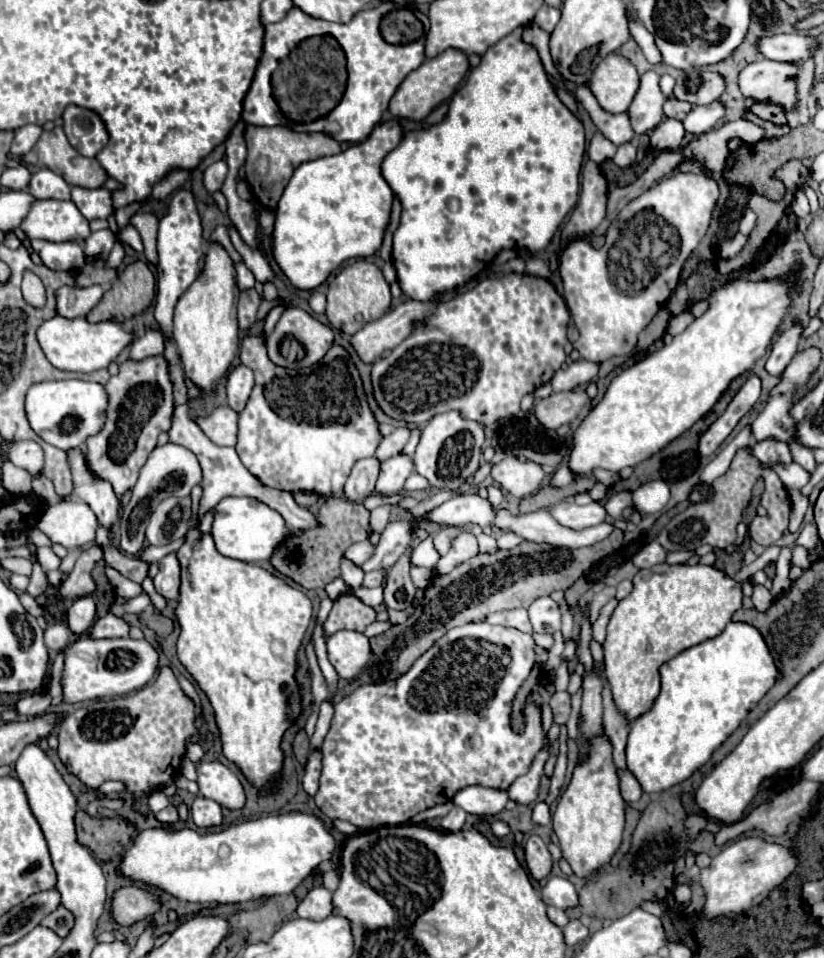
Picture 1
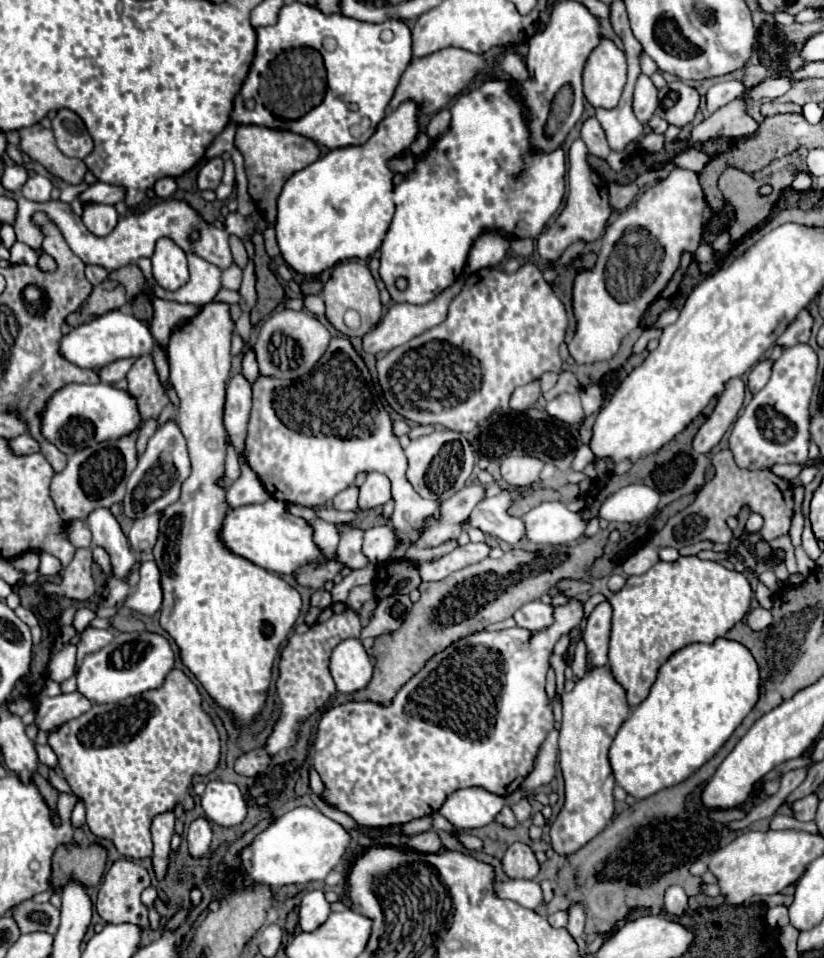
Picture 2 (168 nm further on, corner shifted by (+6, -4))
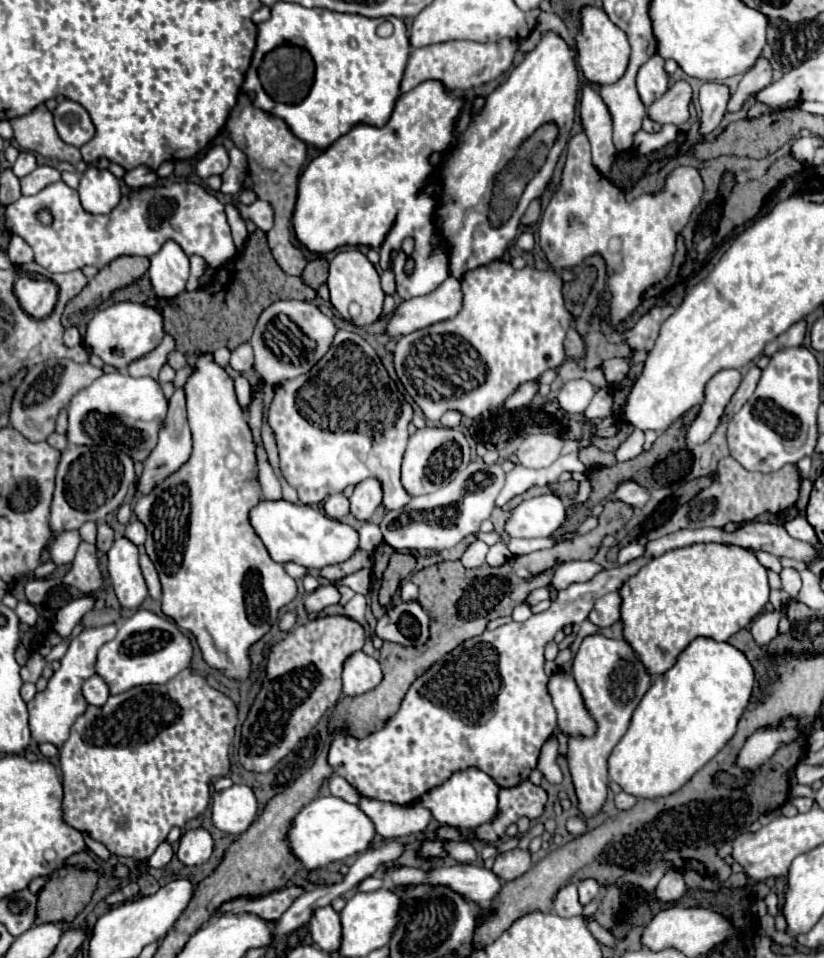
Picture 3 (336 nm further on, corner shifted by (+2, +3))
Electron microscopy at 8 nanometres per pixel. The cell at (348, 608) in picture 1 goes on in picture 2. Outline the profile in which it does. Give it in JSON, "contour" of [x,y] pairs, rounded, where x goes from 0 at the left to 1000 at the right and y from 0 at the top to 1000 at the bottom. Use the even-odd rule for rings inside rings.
{"contour":[[[405,628],[396,637],[391,637],[391,641],[374,656],[374,660],[357,662],[350,668],[350,672],[347,672],[347,676],[342,678],[342,685],[340,685],[340,706],[337,706],[337,712],[335,712],[335,722],[337,722],[337,727],[342,731],[342,747],[335,754],[333,764],[325,770],[323,781],[294,787],[286,793],[284,804],[289,808],[311,810],[311,808],[320,806],[325,802],[325,797],[328,797],[328,789],[333,789],[335,785],[340,785],[340,783],[345,783],[345,781],[357,777],[359,760],[362,760],[364,749],[371,749],[379,743],[393,739],[396,733],[408,724],[408,716],[405,716],[405,710],[403,710],[400,699],[398,699],[400,681],[415,668],[434,666],[437,658],[439,658],[439,653],[437,653],[437,645],[434,645],[432,637],[427,637],[422,630]]]}

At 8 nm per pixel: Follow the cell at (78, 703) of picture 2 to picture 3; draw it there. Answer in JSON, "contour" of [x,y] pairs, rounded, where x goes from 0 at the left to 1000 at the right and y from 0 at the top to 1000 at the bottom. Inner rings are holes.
{"contour":[[[112,705],[104,713],[102,713],[102,728],[109,736],[126,736],[129,730],[133,728],[133,719],[129,715],[129,711],[124,711],[124,707]]]}

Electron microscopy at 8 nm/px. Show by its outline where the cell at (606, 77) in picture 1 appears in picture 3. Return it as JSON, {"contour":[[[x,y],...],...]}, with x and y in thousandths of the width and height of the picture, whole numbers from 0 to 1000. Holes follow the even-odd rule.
{"contour":[[[718,5],[704,7],[704,22],[701,22],[701,32],[699,32],[699,51],[701,51],[699,64],[701,64],[704,72],[709,74],[709,80],[716,87],[723,87],[723,89],[748,87],[762,70],[762,59],[765,59],[762,39],[726,7],[718,7]]]}

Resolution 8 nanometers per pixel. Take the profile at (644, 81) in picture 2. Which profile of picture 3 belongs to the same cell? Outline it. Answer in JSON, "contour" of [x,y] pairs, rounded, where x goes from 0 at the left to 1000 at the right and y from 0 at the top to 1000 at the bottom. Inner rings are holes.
{"contour":[[[799,55],[777,70],[774,80],[772,80],[772,91],[782,110],[794,108],[799,101],[808,97],[811,76],[806,74],[806,62],[799,59]]]}

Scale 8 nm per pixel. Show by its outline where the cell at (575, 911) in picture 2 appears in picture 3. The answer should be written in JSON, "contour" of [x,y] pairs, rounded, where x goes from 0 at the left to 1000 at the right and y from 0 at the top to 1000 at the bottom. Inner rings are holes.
{"contour":[[[709,918],[709,920],[704,920],[704,922],[701,922],[704,943],[706,943],[706,945],[716,943],[716,941],[726,934],[726,930],[728,930],[728,924],[726,924],[723,918]]]}

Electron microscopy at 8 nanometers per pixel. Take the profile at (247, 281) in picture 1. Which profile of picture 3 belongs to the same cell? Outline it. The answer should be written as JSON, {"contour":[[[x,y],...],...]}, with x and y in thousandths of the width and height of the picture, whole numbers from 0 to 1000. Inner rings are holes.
{"contour":[[[68,189],[66,193],[58,193],[56,197],[51,197],[46,204],[24,206],[22,210],[12,212],[5,220],[5,229],[7,229],[7,239],[15,245],[27,247],[39,258],[44,275],[51,277],[61,285],[85,285],[85,283],[100,281],[102,277],[114,277],[114,279],[124,281],[126,277],[131,277],[133,272],[138,272],[146,266],[184,268],[206,249],[214,252],[226,266],[238,264],[238,266],[248,268],[257,281],[269,279],[286,264],[282,245],[279,245],[279,235],[274,231],[272,214],[260,204],[255,204],[248,195],[243,195],[240,191],[201,191],[199,195],[160,197],[155,204],[150,204],[146,208],[146,212],[131,224],[112,224],[97,216],[92,197],[83,195],[78,189]],[[49,218],[56,218],[63,224],[61,235],[49,233],[49,229],[46,229]]]}

